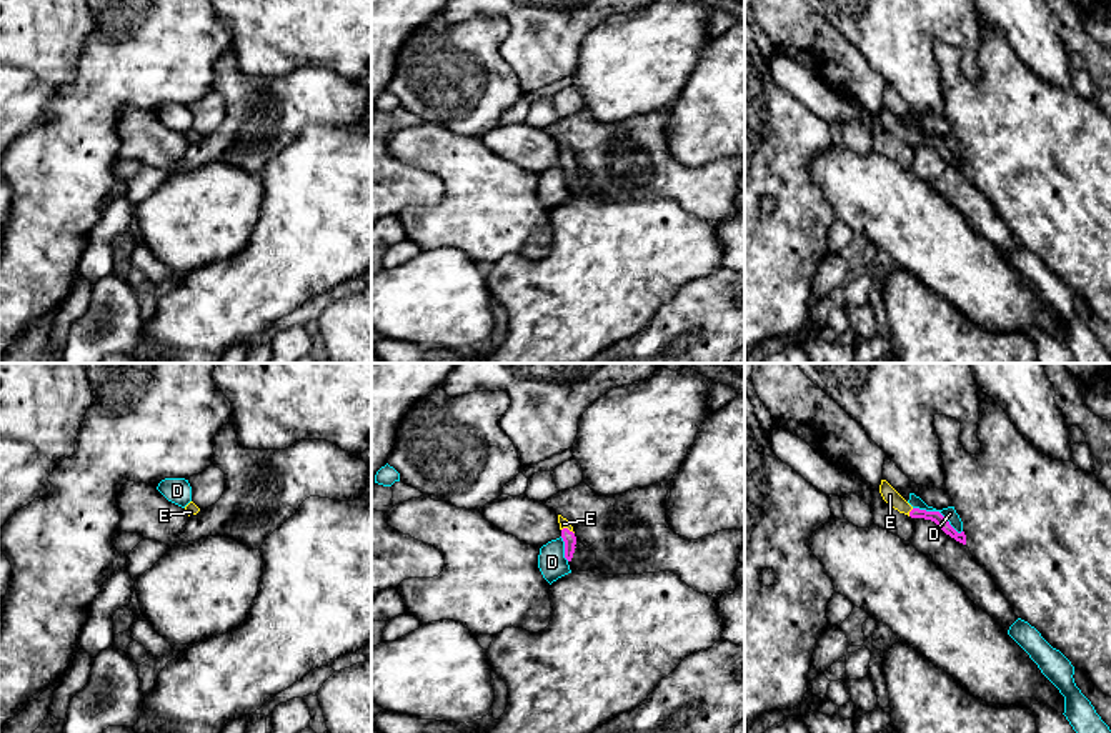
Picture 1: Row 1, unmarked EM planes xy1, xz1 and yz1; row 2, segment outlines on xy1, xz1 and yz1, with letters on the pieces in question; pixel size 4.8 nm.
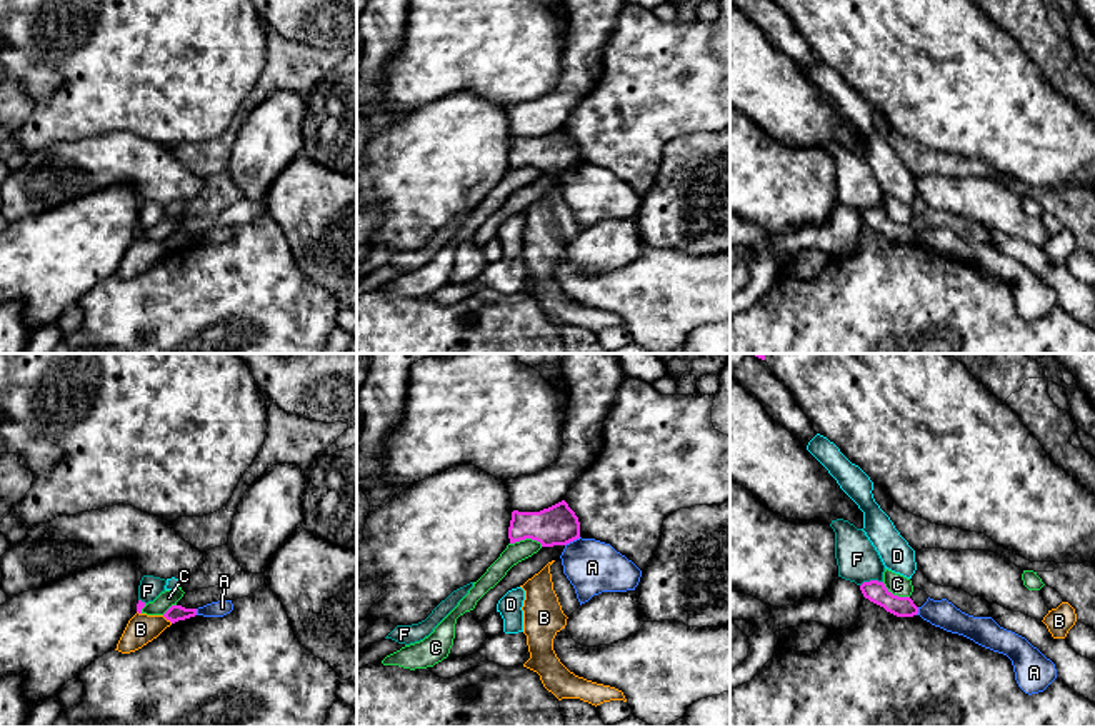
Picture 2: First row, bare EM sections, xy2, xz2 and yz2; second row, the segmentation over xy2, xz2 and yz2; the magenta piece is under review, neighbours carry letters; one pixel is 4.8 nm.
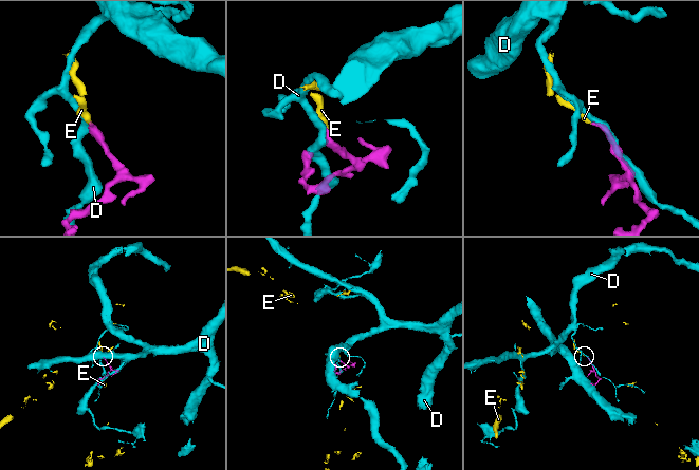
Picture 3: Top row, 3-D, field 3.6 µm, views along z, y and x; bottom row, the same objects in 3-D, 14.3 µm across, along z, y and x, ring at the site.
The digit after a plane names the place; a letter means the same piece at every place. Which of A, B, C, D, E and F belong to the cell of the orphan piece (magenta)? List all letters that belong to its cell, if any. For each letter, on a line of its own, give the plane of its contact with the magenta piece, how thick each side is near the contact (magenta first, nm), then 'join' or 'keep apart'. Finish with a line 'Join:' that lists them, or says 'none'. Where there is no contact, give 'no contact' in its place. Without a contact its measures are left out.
A: meets magenta in xz2; 190 nm thick on the magenta side, 260 nm on the other; keep apart
B: meets magenta in xy2; 80 nm thick on the magenta side, 140 nm on the other; keep apart
C: meets magenta in xz2; 190 nm thick on the magenta side, 100 nm on the other; keep apart
D: meets magenta in yz1; 60 nm thick on the magenta side, 70 nm on the other; keep apart
E: meets magenta in yz1; 60 nm thick on the magenta side, 80 nm on the other; join
F: meets magenta in yz2; 100 nm thick on the magenta side, 200 nm on the other; keep apart
Join: E

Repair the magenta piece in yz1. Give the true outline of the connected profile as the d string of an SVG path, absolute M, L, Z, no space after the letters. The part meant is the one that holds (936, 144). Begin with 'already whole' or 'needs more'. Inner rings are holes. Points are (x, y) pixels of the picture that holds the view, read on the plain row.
needs more; M881 107L879 120L883 127L891 132L899 140L904 140L911 145L924 145L934 148L946 162L954 165L956 168L966 172L964 158L958 160L949 148L939 138L926 138L919 135L913 135L886 107Z

